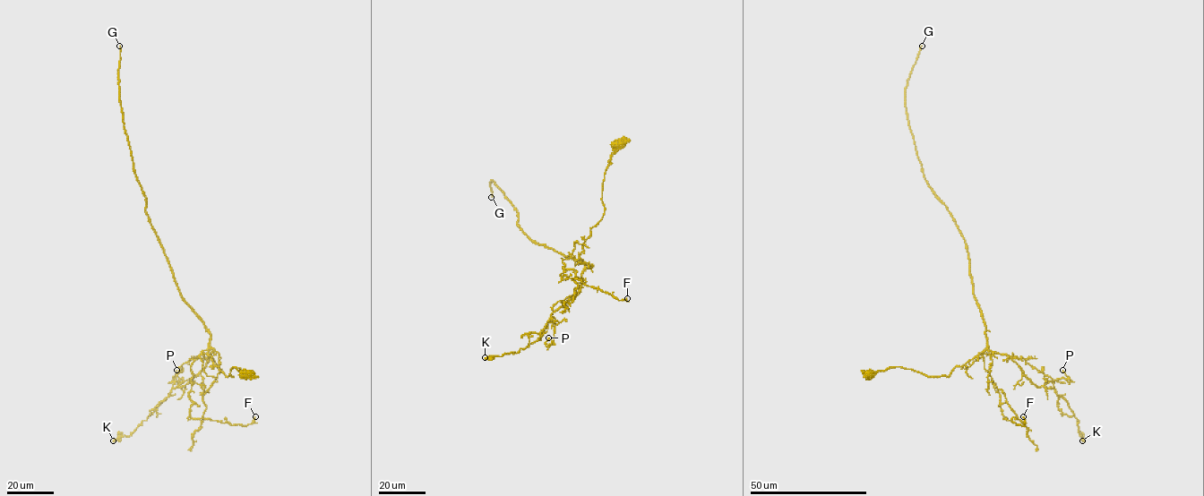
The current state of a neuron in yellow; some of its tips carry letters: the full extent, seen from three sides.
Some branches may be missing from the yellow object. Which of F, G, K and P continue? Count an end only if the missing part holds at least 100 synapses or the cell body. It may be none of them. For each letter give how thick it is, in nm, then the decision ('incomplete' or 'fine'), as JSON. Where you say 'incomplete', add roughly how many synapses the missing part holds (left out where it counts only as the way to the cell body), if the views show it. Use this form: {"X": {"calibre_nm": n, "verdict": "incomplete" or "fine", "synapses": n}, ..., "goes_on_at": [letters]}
{"F": {"calibre_nm": 130, "verdict": "fine"}, "G": {"calibre_nm": 120, "verdict": "incomplete", "synapses": 650}, "K": {"calibre_nm": 150, "verdict": "fine"}, "P": {"calibre_nm": 80, "verdict": "fine"}, "goes_on_at": ["G"]}

